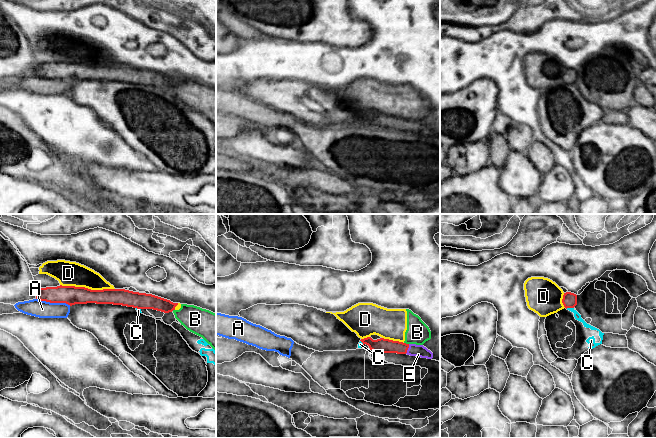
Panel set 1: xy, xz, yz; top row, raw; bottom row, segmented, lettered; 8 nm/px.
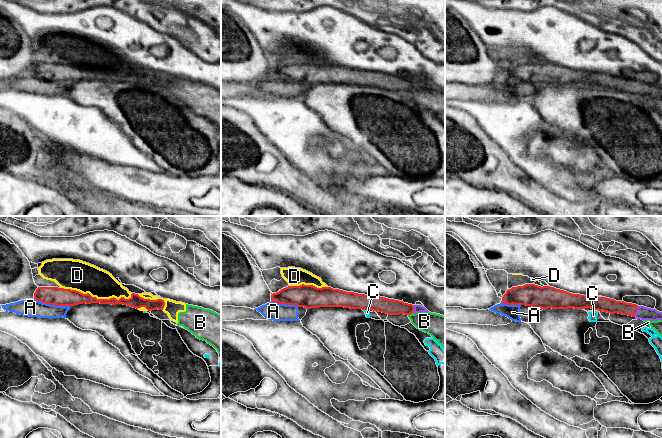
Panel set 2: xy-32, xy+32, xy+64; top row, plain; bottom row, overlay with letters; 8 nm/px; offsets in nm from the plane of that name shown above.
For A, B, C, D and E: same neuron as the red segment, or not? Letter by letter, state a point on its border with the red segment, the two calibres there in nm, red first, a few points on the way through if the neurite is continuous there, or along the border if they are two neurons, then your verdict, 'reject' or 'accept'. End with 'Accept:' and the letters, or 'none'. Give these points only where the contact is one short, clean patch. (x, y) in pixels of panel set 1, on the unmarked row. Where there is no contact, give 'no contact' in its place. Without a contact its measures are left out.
A: xy (53, 78) | 160/140 nm | reject
B: xz (405, 119) | 120/180 nm | along xz (404, 118), (408, 120) | reject
C: yz (569, 83) | 120/50 nm | along yz (573, 83), (566, 84) | reject
D: xy (87, 64) | 160/190 nm | reject
E: xz (407, 125) | 120/100 nm | across xz (382, 121), (407, 125), (414, 126) | accept
Accept: E

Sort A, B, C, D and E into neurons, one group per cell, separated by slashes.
A / B D / C / E

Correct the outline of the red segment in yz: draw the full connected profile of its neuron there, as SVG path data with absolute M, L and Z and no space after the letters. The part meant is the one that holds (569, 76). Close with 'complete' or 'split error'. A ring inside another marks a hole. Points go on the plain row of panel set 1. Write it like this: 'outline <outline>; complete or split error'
outline M571 68L564 69L562 79L566 85L574 84L577 81L577 71Z; complete

